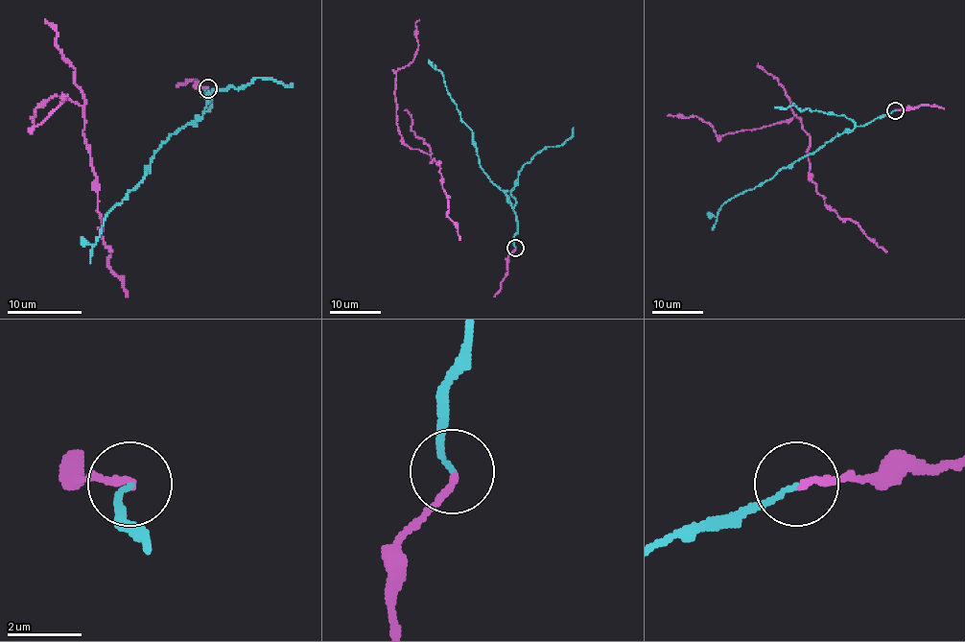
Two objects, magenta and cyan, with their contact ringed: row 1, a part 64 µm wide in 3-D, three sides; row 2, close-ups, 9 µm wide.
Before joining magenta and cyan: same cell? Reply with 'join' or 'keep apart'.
join

